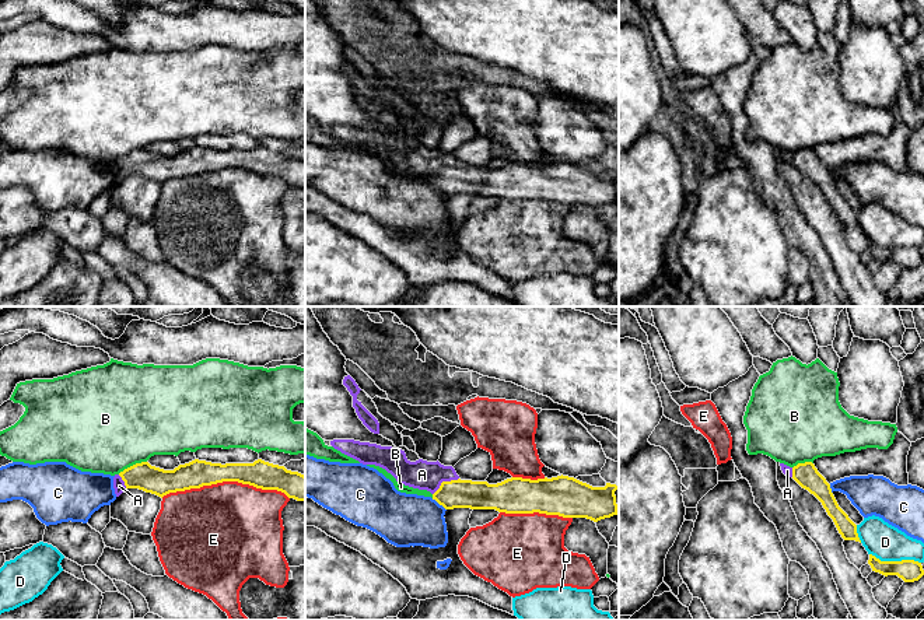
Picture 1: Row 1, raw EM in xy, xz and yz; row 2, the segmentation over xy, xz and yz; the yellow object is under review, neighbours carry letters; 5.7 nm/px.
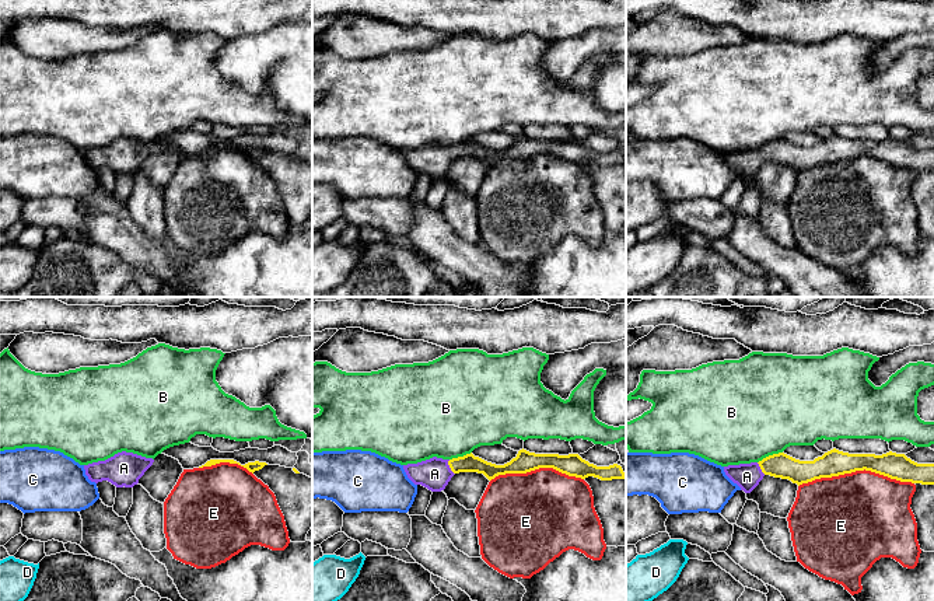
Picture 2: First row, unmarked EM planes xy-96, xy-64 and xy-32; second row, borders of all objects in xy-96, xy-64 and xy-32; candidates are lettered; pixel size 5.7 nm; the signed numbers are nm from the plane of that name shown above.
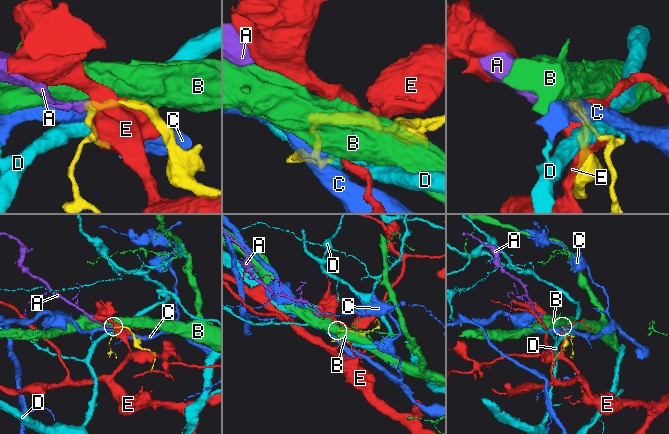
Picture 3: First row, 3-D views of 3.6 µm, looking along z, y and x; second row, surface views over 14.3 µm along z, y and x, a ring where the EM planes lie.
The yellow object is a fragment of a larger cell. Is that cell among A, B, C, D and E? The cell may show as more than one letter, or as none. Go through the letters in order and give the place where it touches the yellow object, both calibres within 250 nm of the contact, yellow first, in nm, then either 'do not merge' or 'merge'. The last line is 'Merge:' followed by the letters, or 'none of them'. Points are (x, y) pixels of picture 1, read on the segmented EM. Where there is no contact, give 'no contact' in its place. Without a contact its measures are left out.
A: xz (444, 482) | 160/170 nm | merge
B: xy (133, 465) | 160/500 nm | do not merge
C: xz (438, 503) | 160/300 nm | do not merge
D: yz (895, 561) | 130/200 nm | do not merge
E: xy (226, 480) | 160/480 nm | do not merge
Merge: A

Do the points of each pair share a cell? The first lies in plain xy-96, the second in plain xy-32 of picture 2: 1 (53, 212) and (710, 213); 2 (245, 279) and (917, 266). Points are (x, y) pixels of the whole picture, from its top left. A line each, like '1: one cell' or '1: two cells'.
1: one cell
2: one cell

